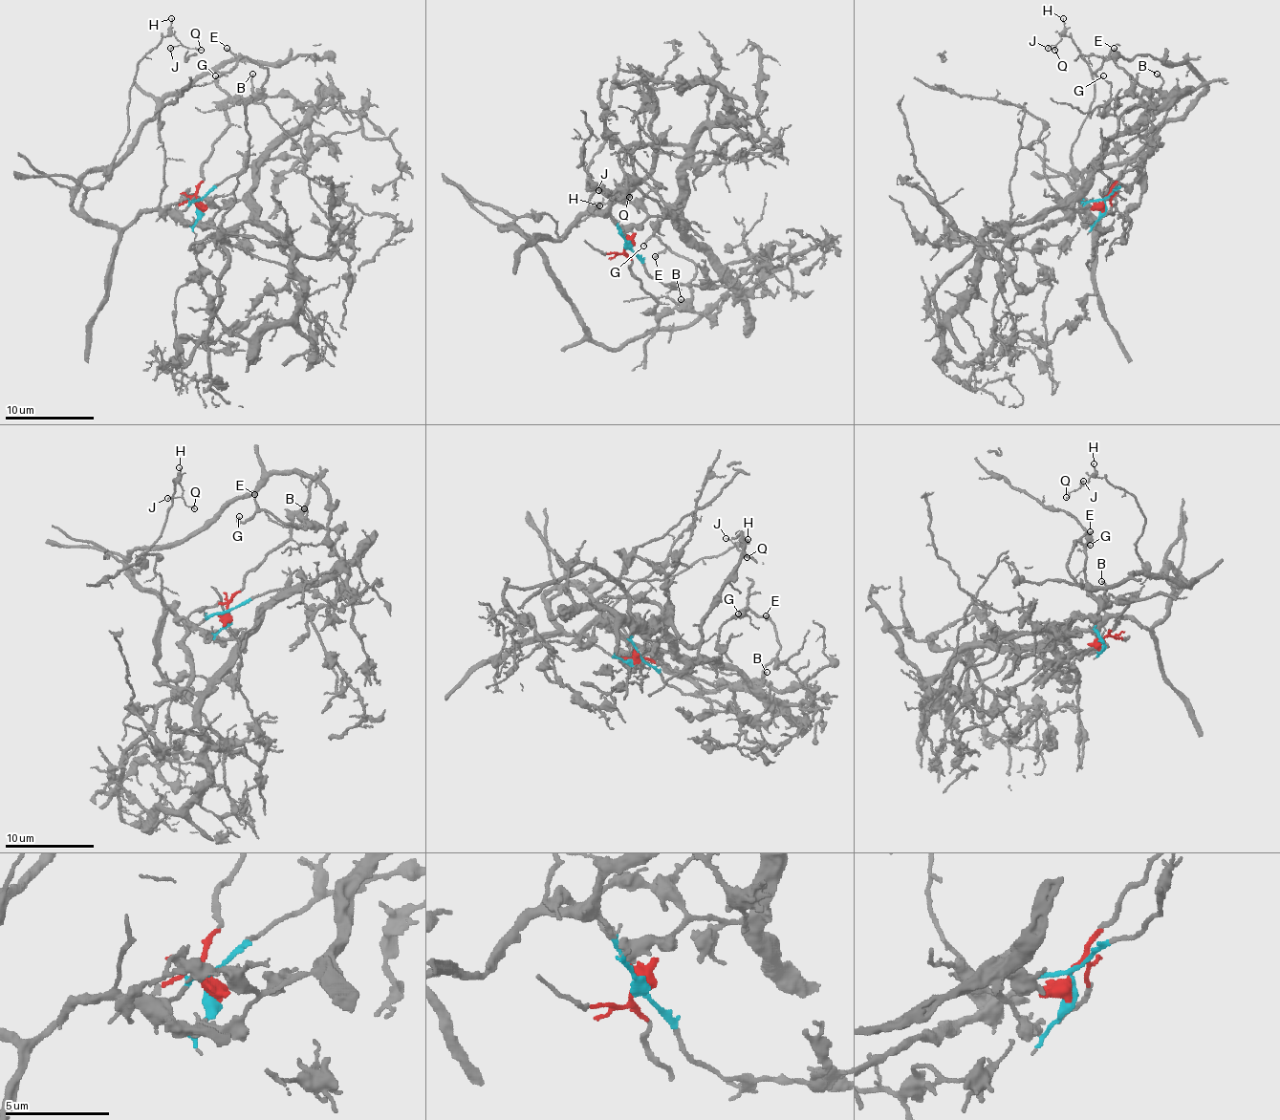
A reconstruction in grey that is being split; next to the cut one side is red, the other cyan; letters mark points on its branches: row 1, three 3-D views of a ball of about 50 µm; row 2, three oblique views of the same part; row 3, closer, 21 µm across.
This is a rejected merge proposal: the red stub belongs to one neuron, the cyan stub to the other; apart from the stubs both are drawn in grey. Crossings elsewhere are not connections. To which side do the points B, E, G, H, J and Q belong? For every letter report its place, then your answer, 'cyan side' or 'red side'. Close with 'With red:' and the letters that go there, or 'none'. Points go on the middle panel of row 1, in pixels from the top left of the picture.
B: place (681, 299); red side
E: place (655, 256); red side
G: place (643, 246); red side
H: place (599, 205); cyan side
J: place (598, 190); cyan side
Q: place (629, 197); cyan side
With red: B, E, G

